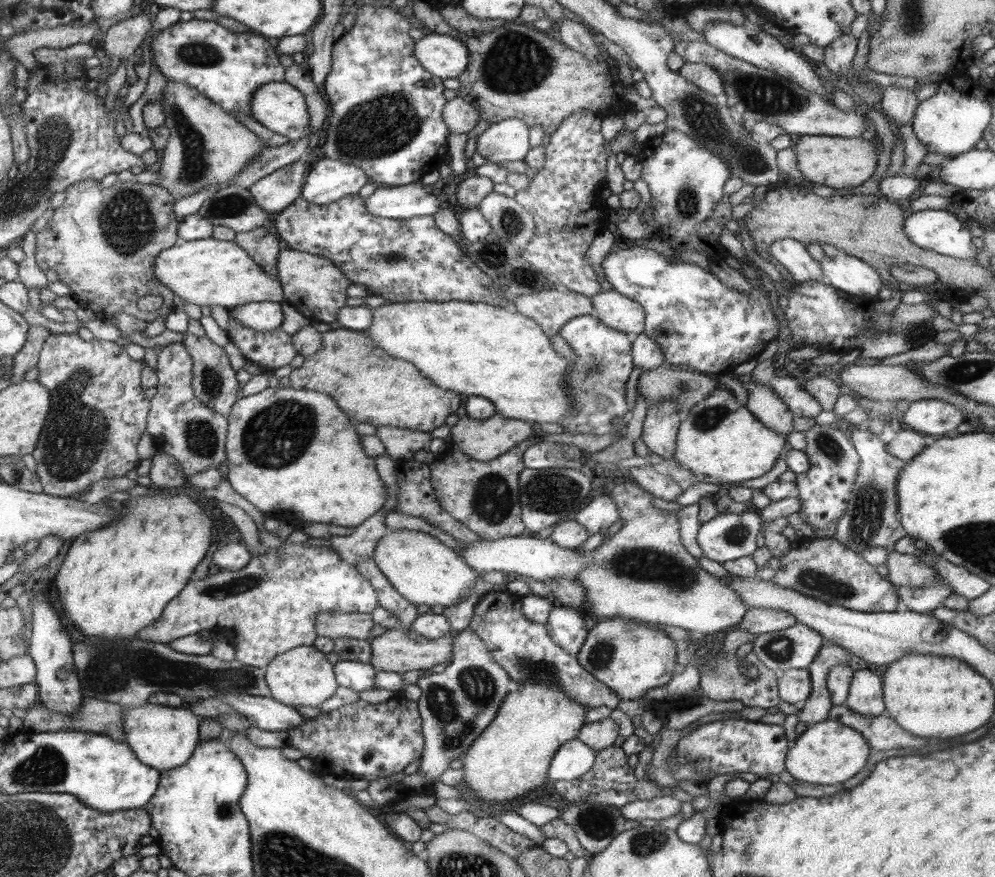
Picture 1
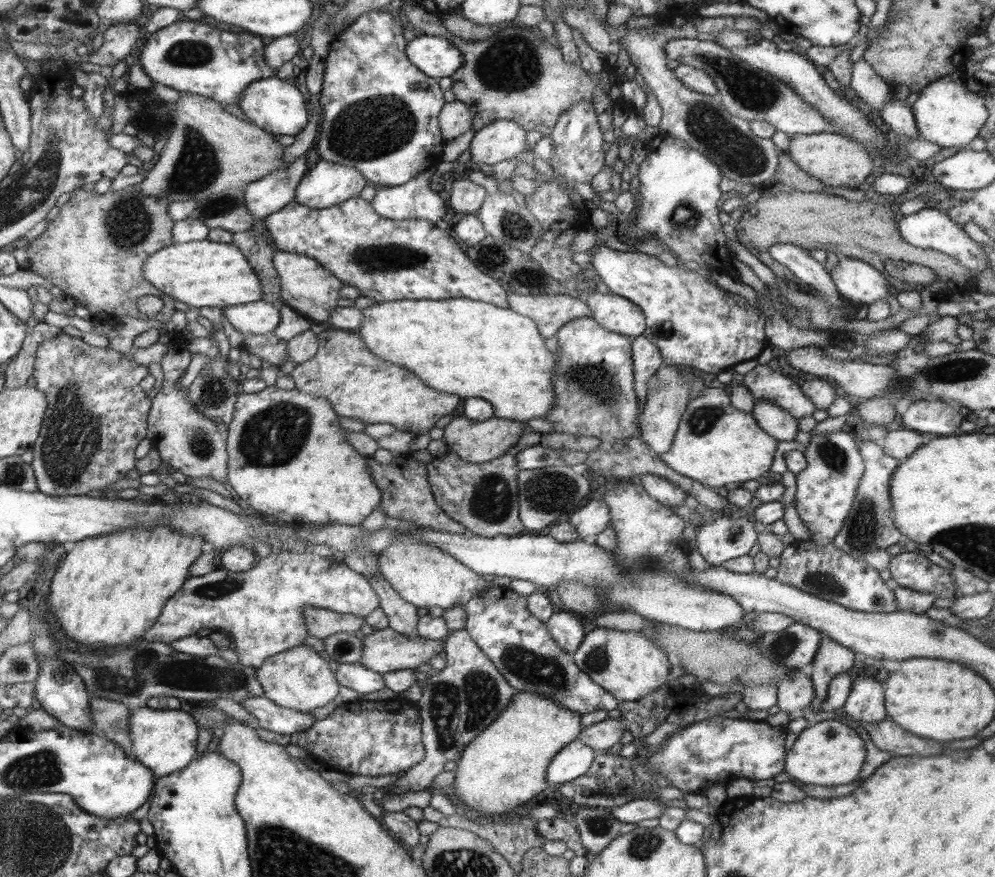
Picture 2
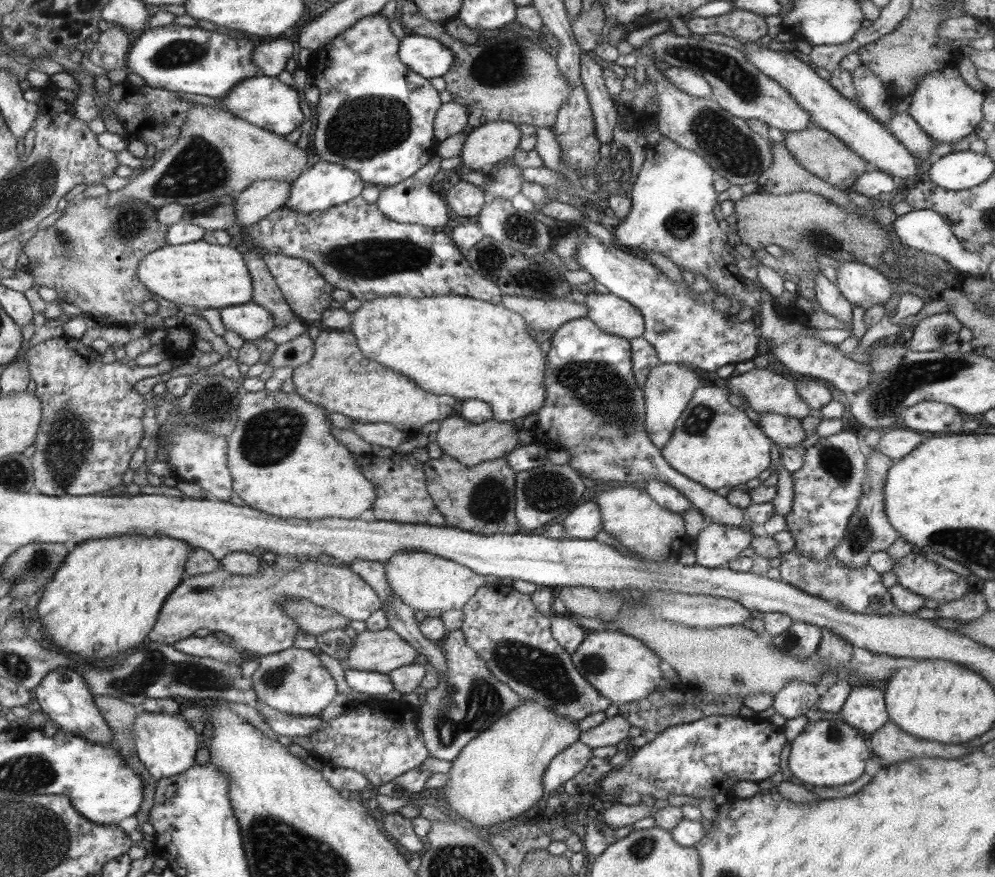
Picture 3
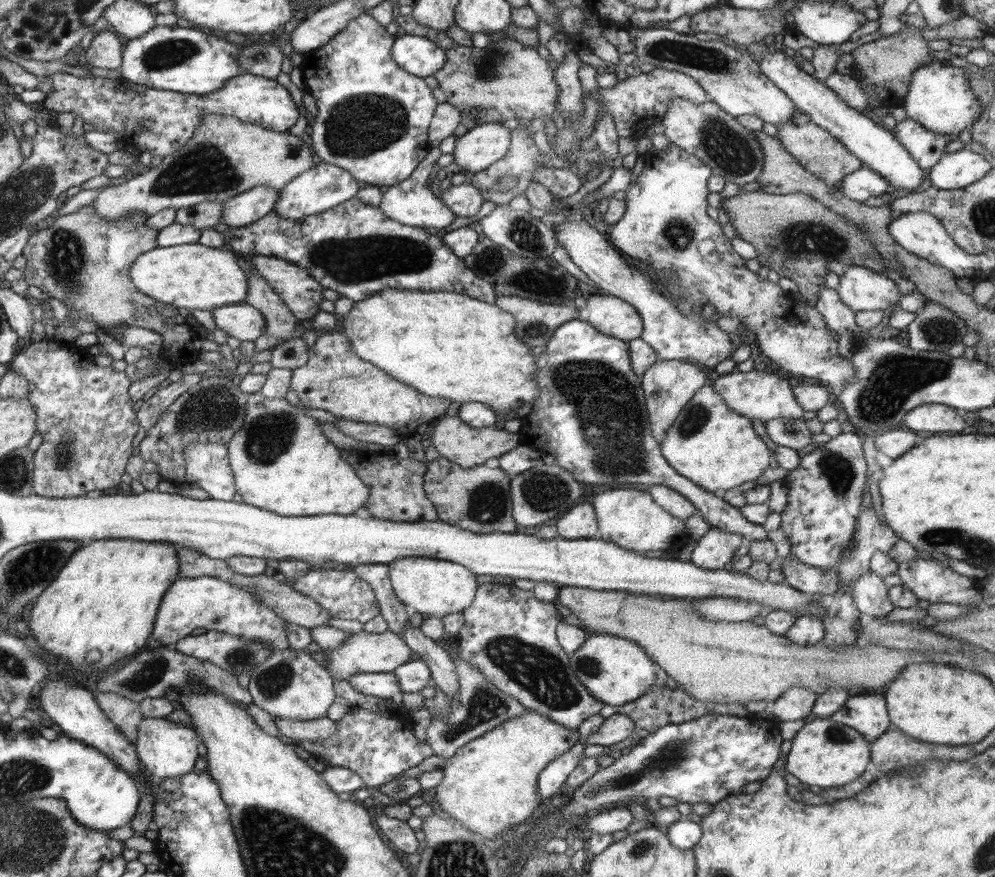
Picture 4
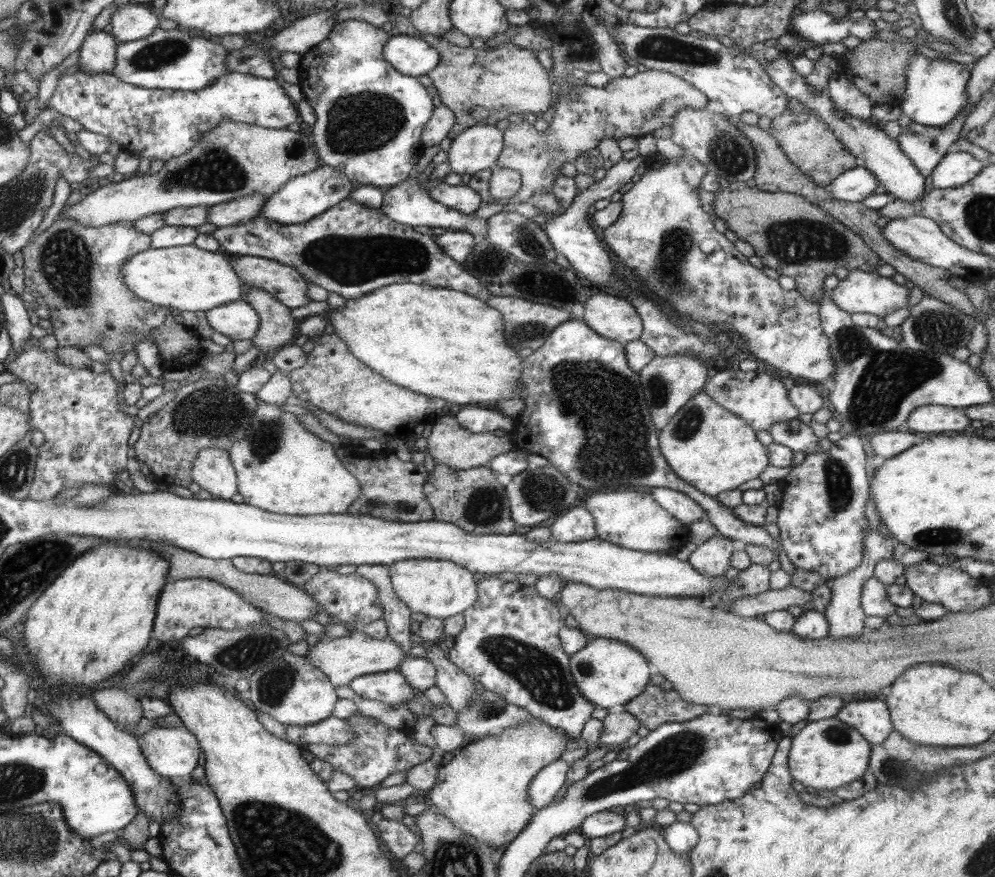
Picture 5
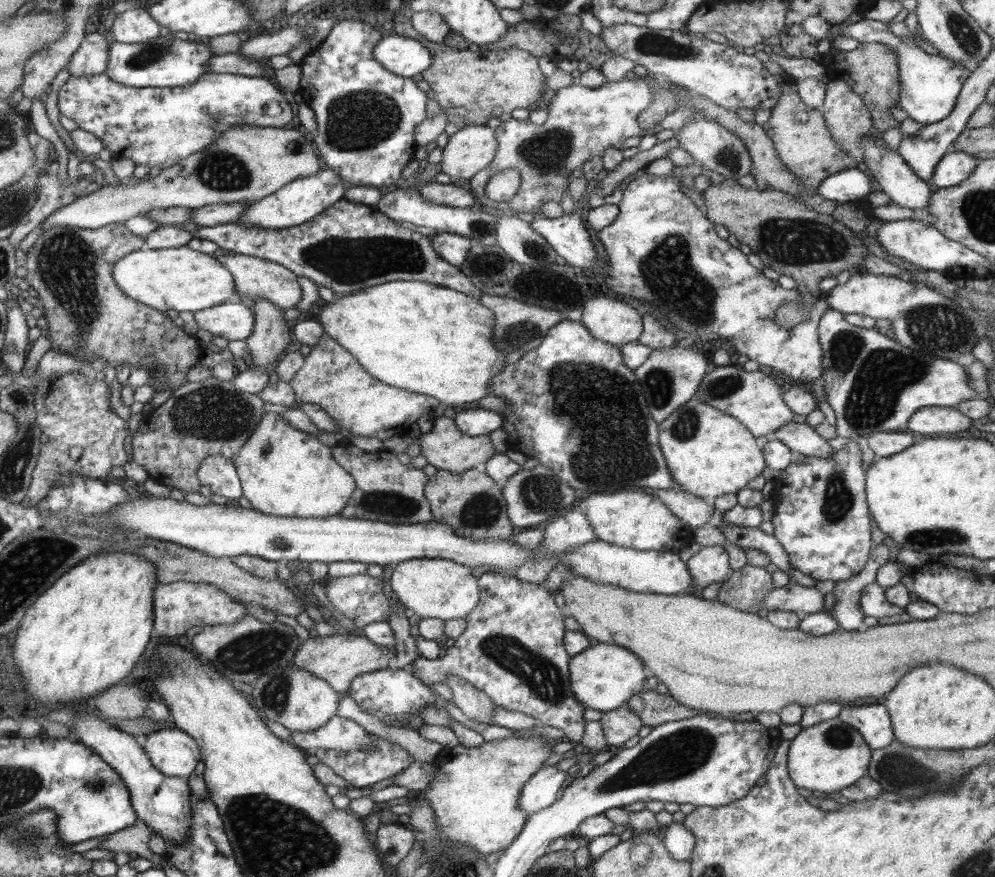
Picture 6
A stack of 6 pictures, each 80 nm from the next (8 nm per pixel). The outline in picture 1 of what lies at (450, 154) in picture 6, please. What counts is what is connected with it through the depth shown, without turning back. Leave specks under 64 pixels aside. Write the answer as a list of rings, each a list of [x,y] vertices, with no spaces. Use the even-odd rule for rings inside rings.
[[[517,118],[491,124],[477,136],[476,150],[487,162],[521,161],[530,150],[529,126]]]

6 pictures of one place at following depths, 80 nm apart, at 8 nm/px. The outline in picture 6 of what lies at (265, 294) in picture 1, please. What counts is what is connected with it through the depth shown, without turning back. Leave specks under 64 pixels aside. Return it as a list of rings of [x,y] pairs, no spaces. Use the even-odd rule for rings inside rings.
[[[141,249],[122,258],[113,270],[114,280],[126,297],[156,310],[193,312],[212,308],[226,302],[238,303],[237,284],[233,274],[212,255],[190,249]]]

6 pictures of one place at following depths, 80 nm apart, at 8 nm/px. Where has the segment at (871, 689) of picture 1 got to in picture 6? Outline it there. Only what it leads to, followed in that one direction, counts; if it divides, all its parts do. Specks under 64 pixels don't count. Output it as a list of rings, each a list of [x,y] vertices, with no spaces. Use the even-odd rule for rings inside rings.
[[[884,704],[860,706],[860,708],[842,708],[840,720],[852,726],[872,750],[886,748],[892,740],[891,718]]]

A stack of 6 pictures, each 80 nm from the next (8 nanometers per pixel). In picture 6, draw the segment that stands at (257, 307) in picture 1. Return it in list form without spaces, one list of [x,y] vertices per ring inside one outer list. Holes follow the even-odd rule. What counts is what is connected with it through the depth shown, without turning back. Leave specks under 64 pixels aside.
[[[242,302],[213,306],[194,313],[199,328],[226,340],[246,340],[254,330],[256,316]]]

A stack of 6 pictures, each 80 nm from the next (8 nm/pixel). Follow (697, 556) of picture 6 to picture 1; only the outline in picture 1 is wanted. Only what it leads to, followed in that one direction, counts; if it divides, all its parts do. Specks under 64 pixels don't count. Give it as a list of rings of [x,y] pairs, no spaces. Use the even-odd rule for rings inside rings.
[[[755,509],[740,514],[720,514],[702,523],[697,543],[706,558],[719,563],[751,556],[758,548],[756,536],[763,521]]]

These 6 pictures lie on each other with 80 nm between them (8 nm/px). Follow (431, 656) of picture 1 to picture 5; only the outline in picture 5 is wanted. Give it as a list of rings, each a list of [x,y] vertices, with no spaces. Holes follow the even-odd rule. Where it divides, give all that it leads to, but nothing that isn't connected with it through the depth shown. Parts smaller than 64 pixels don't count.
[[[352,628],[350,634],[346,636],[317,641],[313,646],[308,647],[308,653],[303,656],[321,670],[334,686],[346,686],[354,678],[398,670],[398,666],[405,658],[405,651],[389,636],[378,639],[364,634],[360,629]]]

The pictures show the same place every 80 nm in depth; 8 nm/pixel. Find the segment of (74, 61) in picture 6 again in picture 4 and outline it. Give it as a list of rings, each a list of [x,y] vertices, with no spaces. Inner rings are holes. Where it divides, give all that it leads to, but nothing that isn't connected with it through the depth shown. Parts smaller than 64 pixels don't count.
[[[108,29],[95,34],[88,49],[83,51],[82,58],[94,68],[118,70],[121,67],[124,45],[125,40]]]

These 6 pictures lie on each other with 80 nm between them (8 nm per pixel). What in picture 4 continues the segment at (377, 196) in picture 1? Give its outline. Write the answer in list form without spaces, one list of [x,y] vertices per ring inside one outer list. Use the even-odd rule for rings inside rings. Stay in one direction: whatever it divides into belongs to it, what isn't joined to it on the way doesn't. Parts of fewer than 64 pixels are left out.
[[[431,147],[421,164],[417,166],[416,172],[410,178],[399,182],[396,186],[384,189],[379,206],[385,215],[388,215],[395,222],[404,223],[405,226],[414,226],[422,229],[450,227],[450,224],[456,218],[456,214],[440,198],[436,198],[436,194],[426,186],[426,178],[430,176],[438,156],[440,156],[440,147]]]

